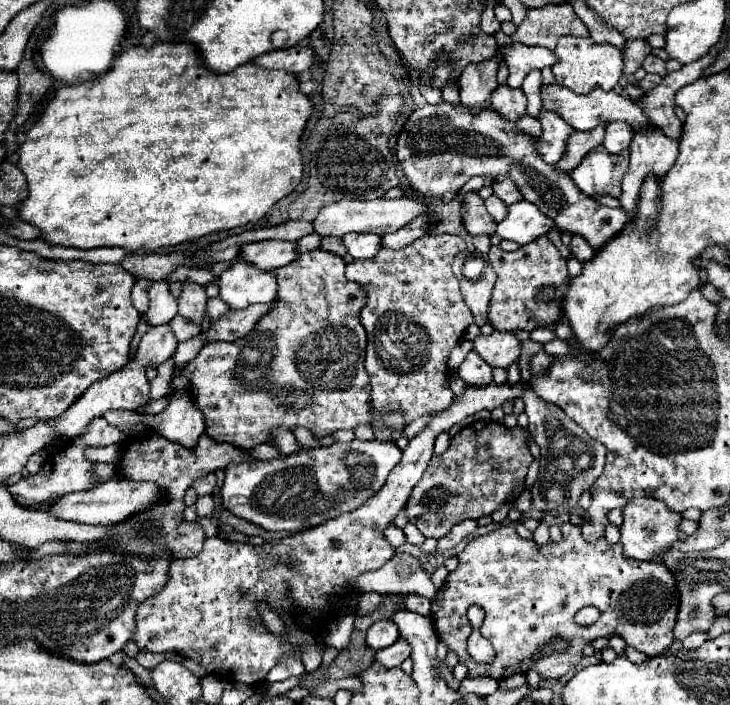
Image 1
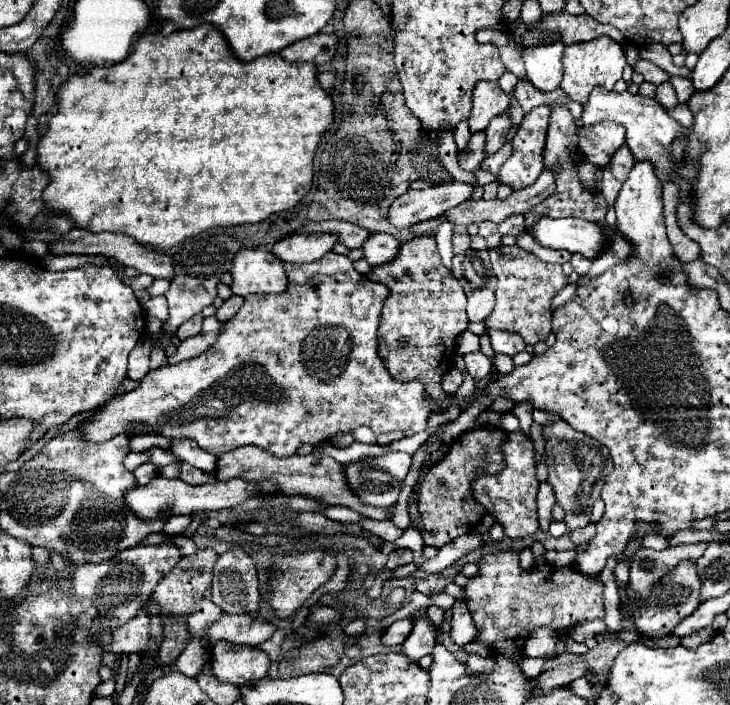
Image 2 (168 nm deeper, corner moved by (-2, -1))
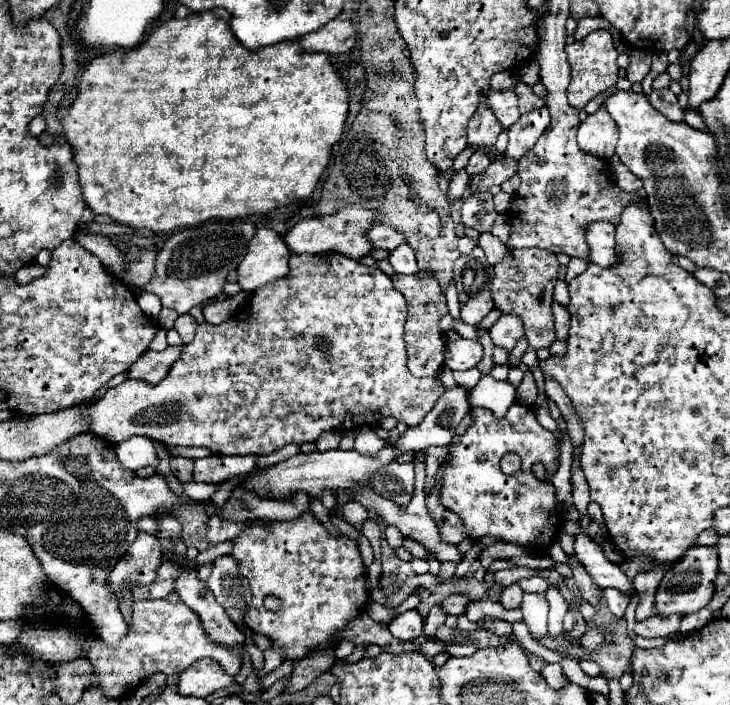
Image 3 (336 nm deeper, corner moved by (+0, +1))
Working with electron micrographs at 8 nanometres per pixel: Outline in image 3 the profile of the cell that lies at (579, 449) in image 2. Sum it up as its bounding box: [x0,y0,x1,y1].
[574,527,632,593]

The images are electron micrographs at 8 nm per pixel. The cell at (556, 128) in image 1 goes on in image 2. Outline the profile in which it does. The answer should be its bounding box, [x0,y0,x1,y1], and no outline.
[500,105,550,189]

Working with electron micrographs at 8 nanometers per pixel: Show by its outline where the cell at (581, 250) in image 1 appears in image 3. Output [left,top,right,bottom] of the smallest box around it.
[566,257,588,281]

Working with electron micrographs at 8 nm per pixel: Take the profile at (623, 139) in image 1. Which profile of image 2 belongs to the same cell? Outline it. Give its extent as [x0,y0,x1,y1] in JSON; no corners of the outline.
[580,121,624,167]

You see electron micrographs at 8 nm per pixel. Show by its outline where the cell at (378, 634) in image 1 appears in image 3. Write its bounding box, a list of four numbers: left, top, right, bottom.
[388,611,422,641]

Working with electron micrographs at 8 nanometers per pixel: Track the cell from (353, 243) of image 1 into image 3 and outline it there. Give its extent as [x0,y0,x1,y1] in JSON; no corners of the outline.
[388,243,418,273]

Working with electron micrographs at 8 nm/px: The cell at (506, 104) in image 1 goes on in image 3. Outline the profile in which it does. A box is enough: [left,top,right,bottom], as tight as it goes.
[466,149,492,175]

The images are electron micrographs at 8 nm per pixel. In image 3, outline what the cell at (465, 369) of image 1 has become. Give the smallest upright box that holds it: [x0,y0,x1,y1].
[444,339,482,371]

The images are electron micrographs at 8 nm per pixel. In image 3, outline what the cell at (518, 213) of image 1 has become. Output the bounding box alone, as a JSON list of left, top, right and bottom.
[586,221,614,267]

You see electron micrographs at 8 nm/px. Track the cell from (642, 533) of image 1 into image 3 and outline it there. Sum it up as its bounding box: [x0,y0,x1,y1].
[604,589,630,619]

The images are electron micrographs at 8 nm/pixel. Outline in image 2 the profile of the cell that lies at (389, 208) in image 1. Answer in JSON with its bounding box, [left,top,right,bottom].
[388,181,474,227]

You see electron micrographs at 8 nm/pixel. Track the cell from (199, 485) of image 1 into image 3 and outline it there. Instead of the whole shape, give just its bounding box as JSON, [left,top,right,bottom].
[170,457,194,483]

